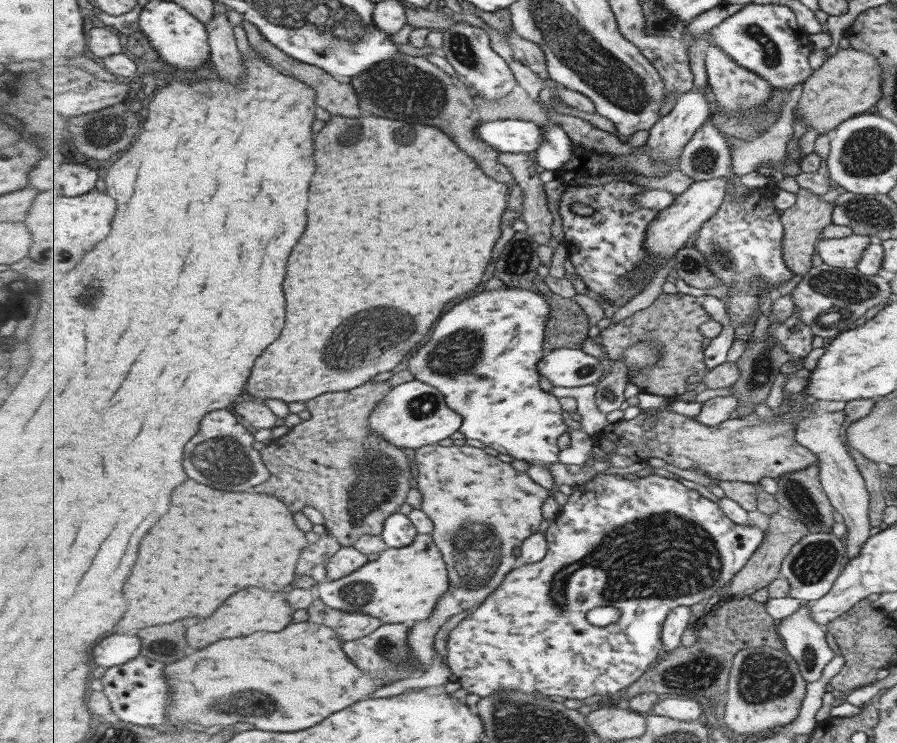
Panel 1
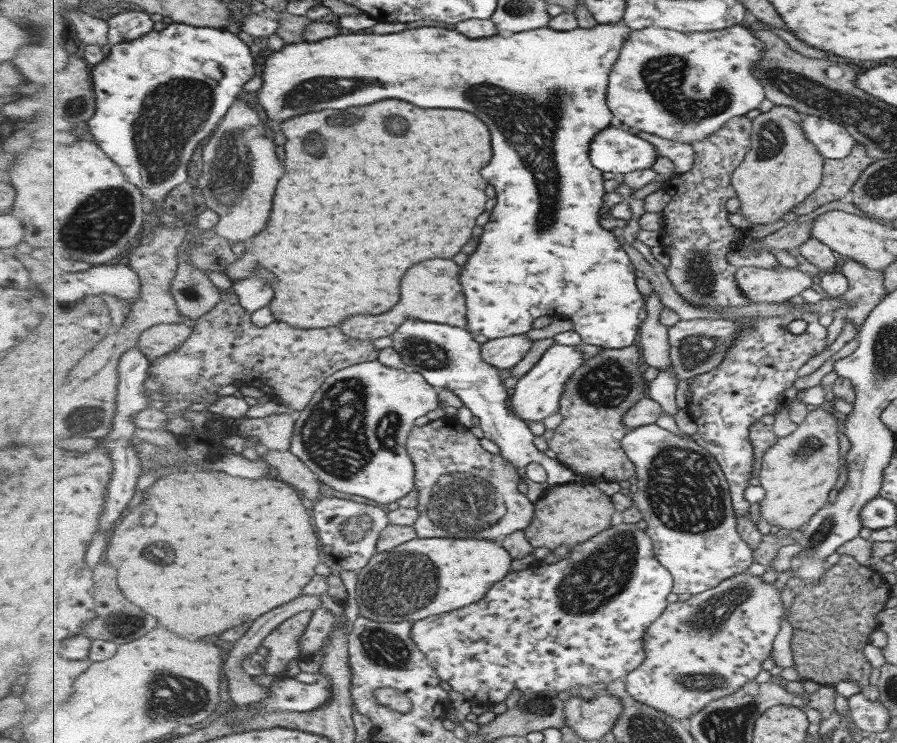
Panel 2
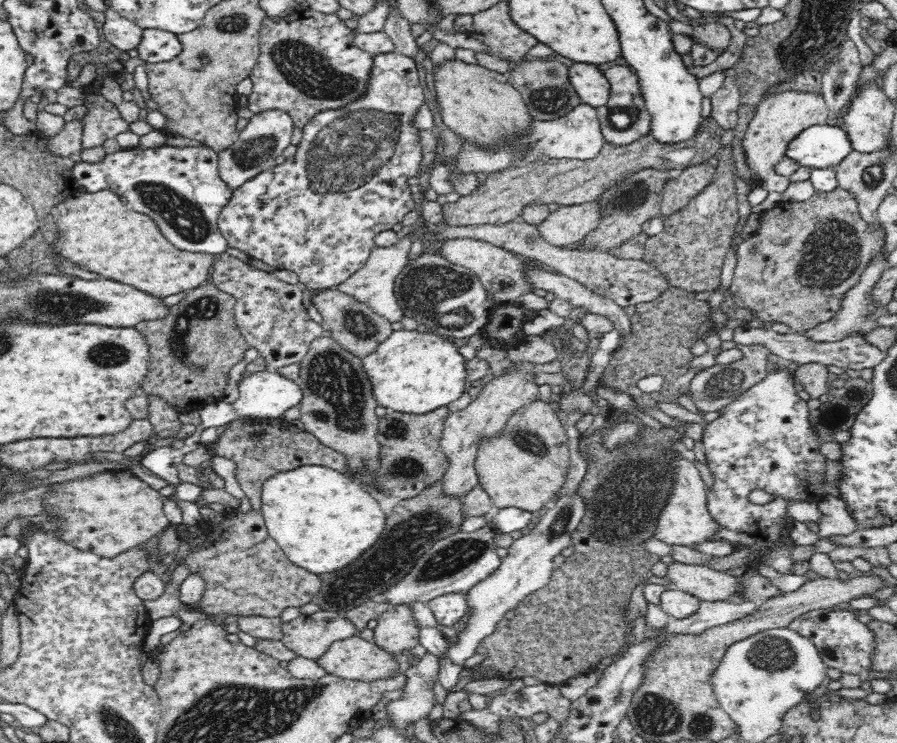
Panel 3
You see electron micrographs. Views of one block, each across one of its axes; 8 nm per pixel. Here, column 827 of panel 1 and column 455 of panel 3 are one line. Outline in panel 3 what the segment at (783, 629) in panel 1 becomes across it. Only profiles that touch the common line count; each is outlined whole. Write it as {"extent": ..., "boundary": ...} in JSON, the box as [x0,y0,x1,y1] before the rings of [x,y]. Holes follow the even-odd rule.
{"extent":[447,488,586,667],"boundary":[[[576,488],[576,490],[572,492],[572,494],[563,494],[558,500],[556,500],[556,502],[553,504],[553,507],[546,509],[545,512],[534,521],[533,525],[530,527],[531,531],[528,535],[524,535],[521,538],[515,540],[511,547],[507,548],[509,553],[506,558],[502,558],[502,564],[500,564],[500,567],[496,570],[496,572],[494,572],[494,574],[490,574],[488,578],[480,580],[480,582],[474,584],[470,588],[470,590],[466,594],[466,601],[468,601],[467,613],[469,615],[469,628],[464,633],[461,633],[459,635],[460,640],[458,641],[458,644],[456,646],[453,646],[450,642],[451,646],[449,647],[449,654],[447,655],[455,664],[464,667],[464,661],[475,654],[474,651],[480,644],[481,640],[484,638],[488,638],[489,636],[493,636],[493,632],[494,630],[496,630],[496,624],[505,616],[504,612],[506,612],[506,610],[510,610],[510,608],[517,609],[527,598],[530,597],[530,595],[534,594],[534,592],[538,590],[542,590],[542,588],[544,588],[544,586],[546,586],[546,584],[550,582],[550,578],[552,574],[554,574],[554,568],[552,568],[551,563],[552,557],[556,556],[556,554],[559,554],[559,552],[563,548],[566,548],[567,546],[571,545],[571,538],[573,532],[578,528],[580,522],[584,520],[585,513],[586,507],[584,507],[584,495],[580,495],[580,491],[578,491],[578,488]]]}

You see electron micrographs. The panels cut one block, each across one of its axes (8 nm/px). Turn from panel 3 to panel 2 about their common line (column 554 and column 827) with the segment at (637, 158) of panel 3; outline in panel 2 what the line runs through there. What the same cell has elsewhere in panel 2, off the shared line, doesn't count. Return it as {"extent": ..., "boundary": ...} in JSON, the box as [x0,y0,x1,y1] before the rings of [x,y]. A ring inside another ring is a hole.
{"extent":[795,144,875,214],"boundary":[[[854,144],[853,150],[850,155],[843,159],[826,159],[822,168],[822,183],[821,186],[811,194],[810,198],[805,203],[799,204],[795,212],[797,214],[809,214],[829,202],[838,201],[854,186],[854,184],[861,178],[862,172],[866,170],[875,160],[866,153],[865,146]]]}

